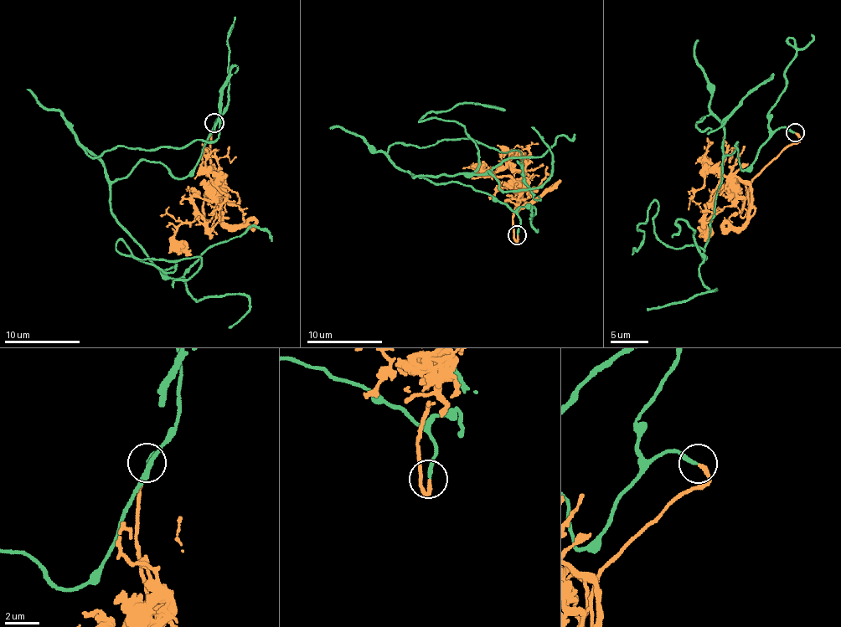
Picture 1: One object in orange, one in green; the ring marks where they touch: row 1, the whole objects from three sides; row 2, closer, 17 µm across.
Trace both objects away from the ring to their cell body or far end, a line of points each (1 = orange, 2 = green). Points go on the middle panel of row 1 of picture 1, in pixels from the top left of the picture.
1: (517, 235), (520, 187), (497, 176), (497, 169), (484, 177), (477, 168), (493, 174)
2: (518, 235), (490, 194), (414, 178), (472, 173), (461, 125), (418, 121), (503, 110), (475, 104)

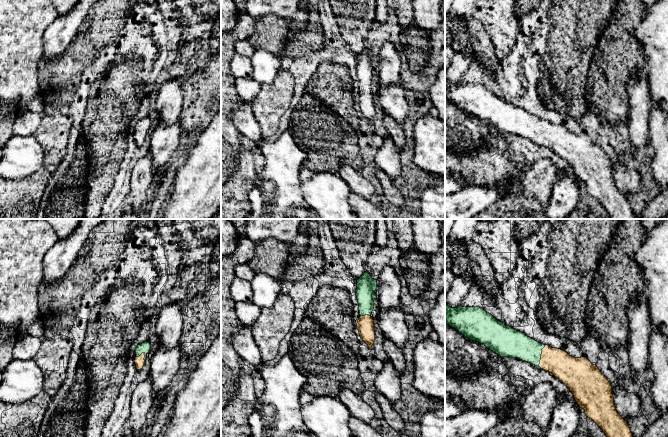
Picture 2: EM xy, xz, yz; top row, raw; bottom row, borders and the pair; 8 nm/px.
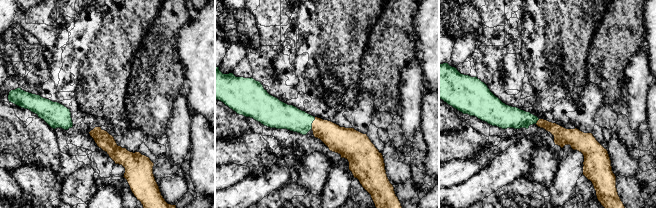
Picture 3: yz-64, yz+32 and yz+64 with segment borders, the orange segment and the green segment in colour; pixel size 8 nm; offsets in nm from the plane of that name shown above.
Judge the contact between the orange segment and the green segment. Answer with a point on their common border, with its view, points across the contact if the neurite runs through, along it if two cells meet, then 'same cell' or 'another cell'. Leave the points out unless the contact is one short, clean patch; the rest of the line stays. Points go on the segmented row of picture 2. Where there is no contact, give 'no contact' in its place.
yz (541, 355) | across yz (568, 369), (558, 362), (541, 355), (514, 344) | same cell

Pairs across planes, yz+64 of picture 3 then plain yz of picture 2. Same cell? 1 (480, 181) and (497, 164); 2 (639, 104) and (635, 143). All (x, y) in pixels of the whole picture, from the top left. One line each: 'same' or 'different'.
1: different
2: same

